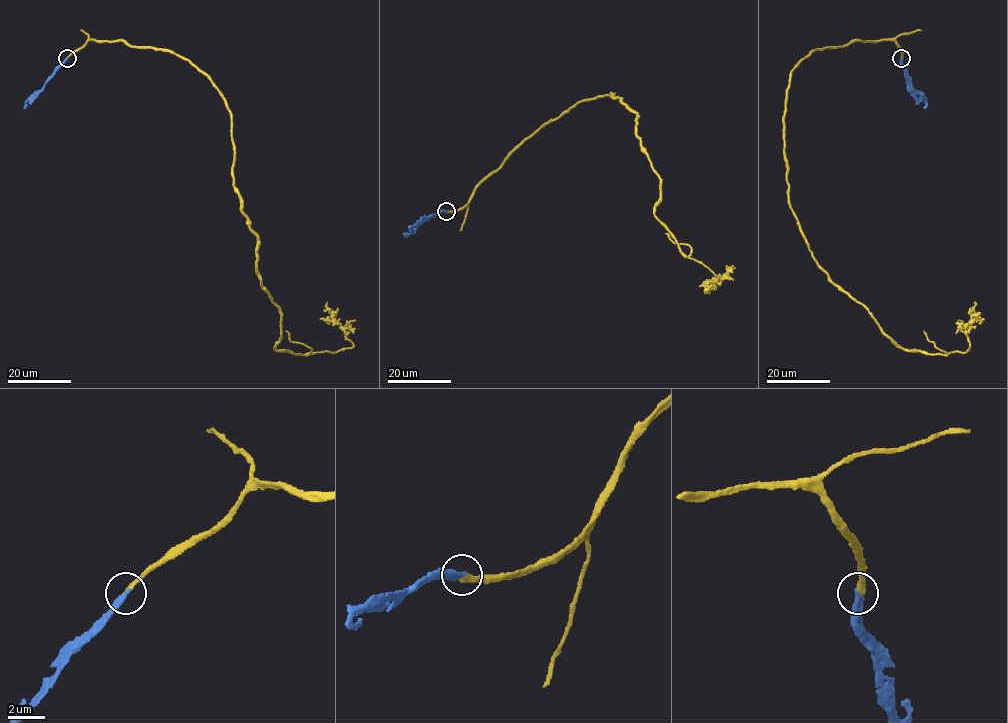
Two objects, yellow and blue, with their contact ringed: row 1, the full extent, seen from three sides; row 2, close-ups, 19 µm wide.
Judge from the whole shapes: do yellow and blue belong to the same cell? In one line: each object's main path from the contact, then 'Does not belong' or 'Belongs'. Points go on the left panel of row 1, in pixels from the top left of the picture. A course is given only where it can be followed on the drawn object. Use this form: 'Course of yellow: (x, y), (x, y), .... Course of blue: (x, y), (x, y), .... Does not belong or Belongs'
Course of yellow: (66, 58), (121, 40), (201, 71), (231, 117), (275, 349), (351, 348), (327, 302). Course of blue: (66, 58), (24, 107). Belongs

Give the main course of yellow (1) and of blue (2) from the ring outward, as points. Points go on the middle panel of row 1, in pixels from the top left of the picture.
1: (446, 211), (547, 124), (613, 93), (637, 114), (660, 180), (655, 217), (686, 256), (733, 279), (706, 284)
2: (446, 211), (430, 215), (409, 234), (403, 233)

